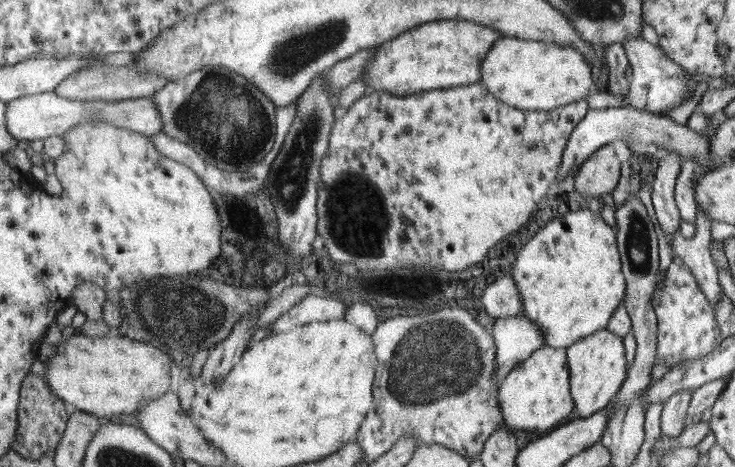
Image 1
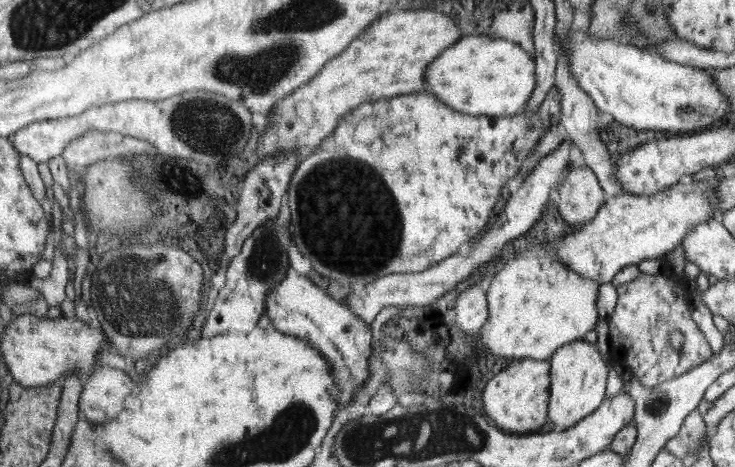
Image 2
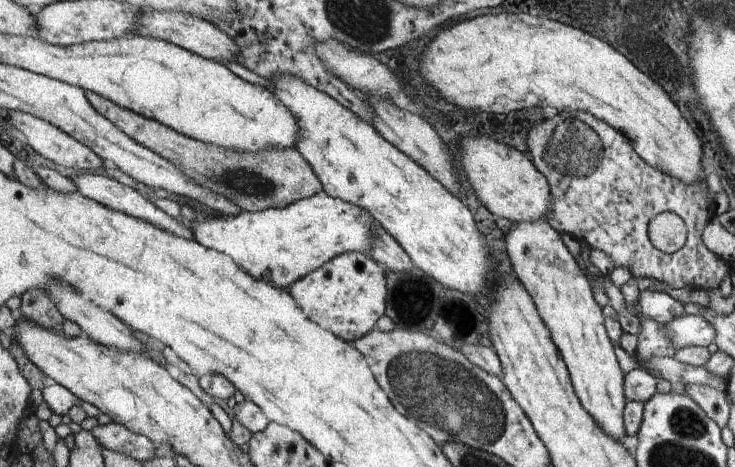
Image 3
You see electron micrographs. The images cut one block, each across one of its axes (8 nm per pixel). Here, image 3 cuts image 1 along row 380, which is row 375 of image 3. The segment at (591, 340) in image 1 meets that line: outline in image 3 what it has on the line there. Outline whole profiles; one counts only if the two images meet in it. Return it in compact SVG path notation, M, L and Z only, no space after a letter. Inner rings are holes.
M548 220L513 222L505 232L505 247L517 279L531 293L544 324L552 333L552 340L560 349L579 400L604 432L623 442L627 435L623 420L627 398L622 392L625 376L602 326L603 308L594 300L588 278Z

